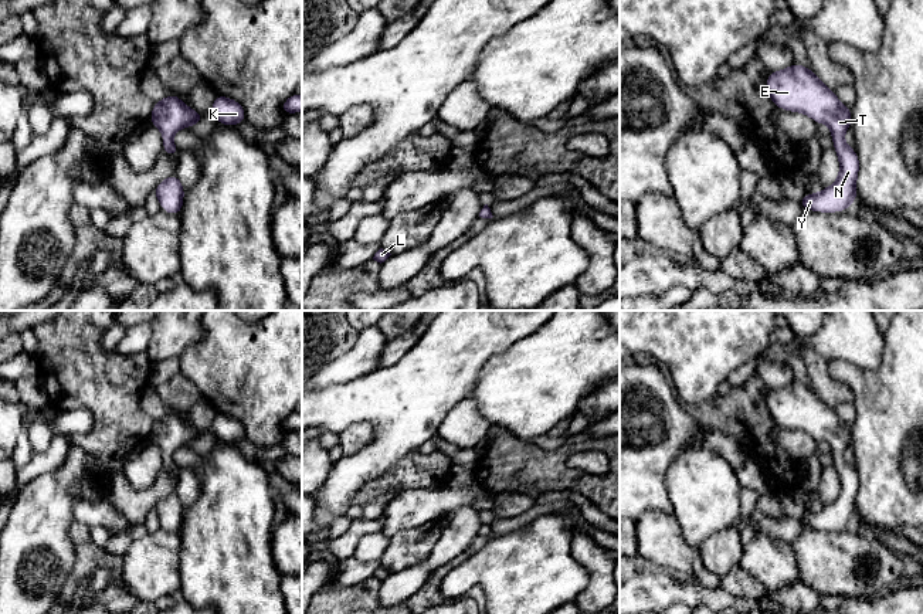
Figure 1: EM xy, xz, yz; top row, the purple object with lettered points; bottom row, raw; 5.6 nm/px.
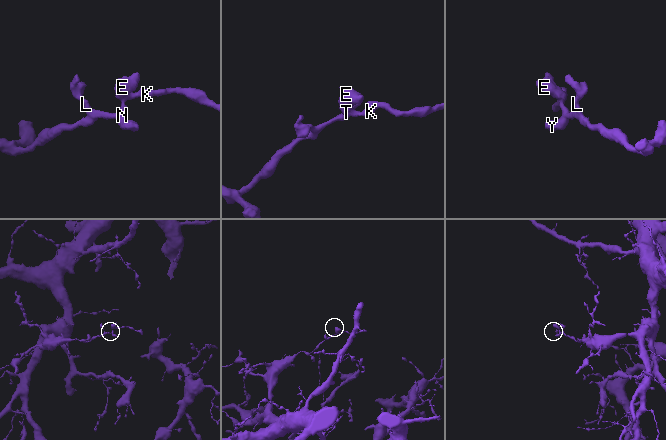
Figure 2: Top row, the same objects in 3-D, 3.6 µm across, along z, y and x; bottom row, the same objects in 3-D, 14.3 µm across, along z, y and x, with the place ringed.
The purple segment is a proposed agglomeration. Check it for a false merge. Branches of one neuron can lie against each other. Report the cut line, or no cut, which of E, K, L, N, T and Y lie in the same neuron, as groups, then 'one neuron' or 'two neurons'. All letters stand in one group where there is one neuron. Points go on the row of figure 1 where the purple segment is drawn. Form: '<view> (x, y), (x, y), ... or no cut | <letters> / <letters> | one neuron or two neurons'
no cut | E K L N T Y | one neuron

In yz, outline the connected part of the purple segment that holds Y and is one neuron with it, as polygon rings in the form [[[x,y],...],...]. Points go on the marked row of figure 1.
[[[797,62],[783,71],[770,72],[767,77],[767,89],[776,106],[791,112],[802,112],[812,118],[817,123],[825,123],[831,128],[832,143],[839,157],[839,176],[832,186],[822,189],[818,194],[807,193],[800,200],[804,211],[815,210],[834,213],[848,210],[856,200],[855,187],[859,170],[859,160],[855,150],[844,142],[845,130],[851,128],[851,108],[842,105],[835,94],[829,91],[811,69]]]

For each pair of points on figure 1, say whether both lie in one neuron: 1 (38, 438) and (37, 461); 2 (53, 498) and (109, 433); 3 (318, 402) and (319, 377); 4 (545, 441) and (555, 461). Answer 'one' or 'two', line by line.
1: two
2: two
3: two
4: two

